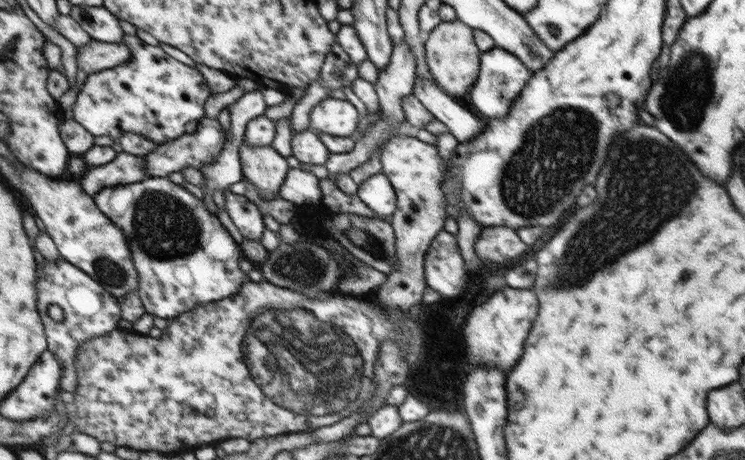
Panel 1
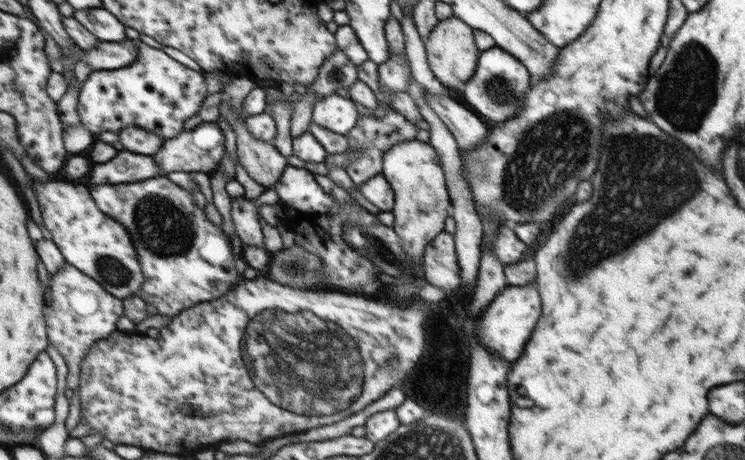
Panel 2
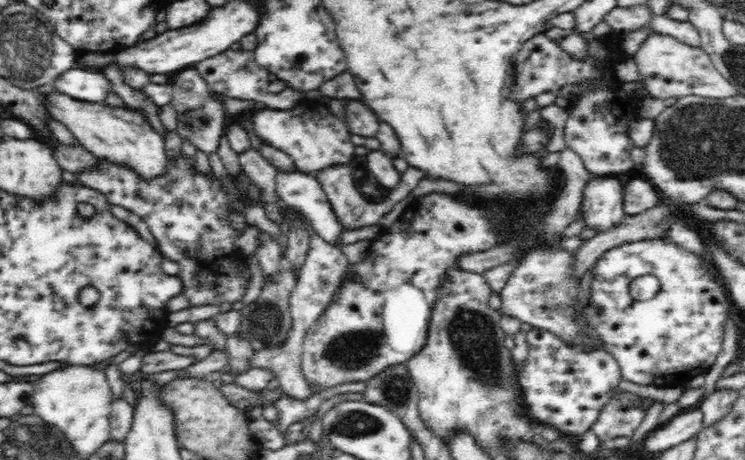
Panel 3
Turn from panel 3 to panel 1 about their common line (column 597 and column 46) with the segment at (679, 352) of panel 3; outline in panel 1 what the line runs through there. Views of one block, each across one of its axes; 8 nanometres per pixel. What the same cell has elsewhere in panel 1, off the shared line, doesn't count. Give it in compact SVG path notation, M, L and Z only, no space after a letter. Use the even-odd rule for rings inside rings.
M62 257L56 262L44 260L44 266L38 276L38 312L44 323L44 333L48 336L48 351L54 353L64 361L64 376L60 388L73 392L79 386L78 370L76 370L76 354L84 342L112 333L120 320L120 305L116 296L108 291L97 279L93 279L87 272L76 268ZM50 306L60 306L64 318L54 321L48 315Z

